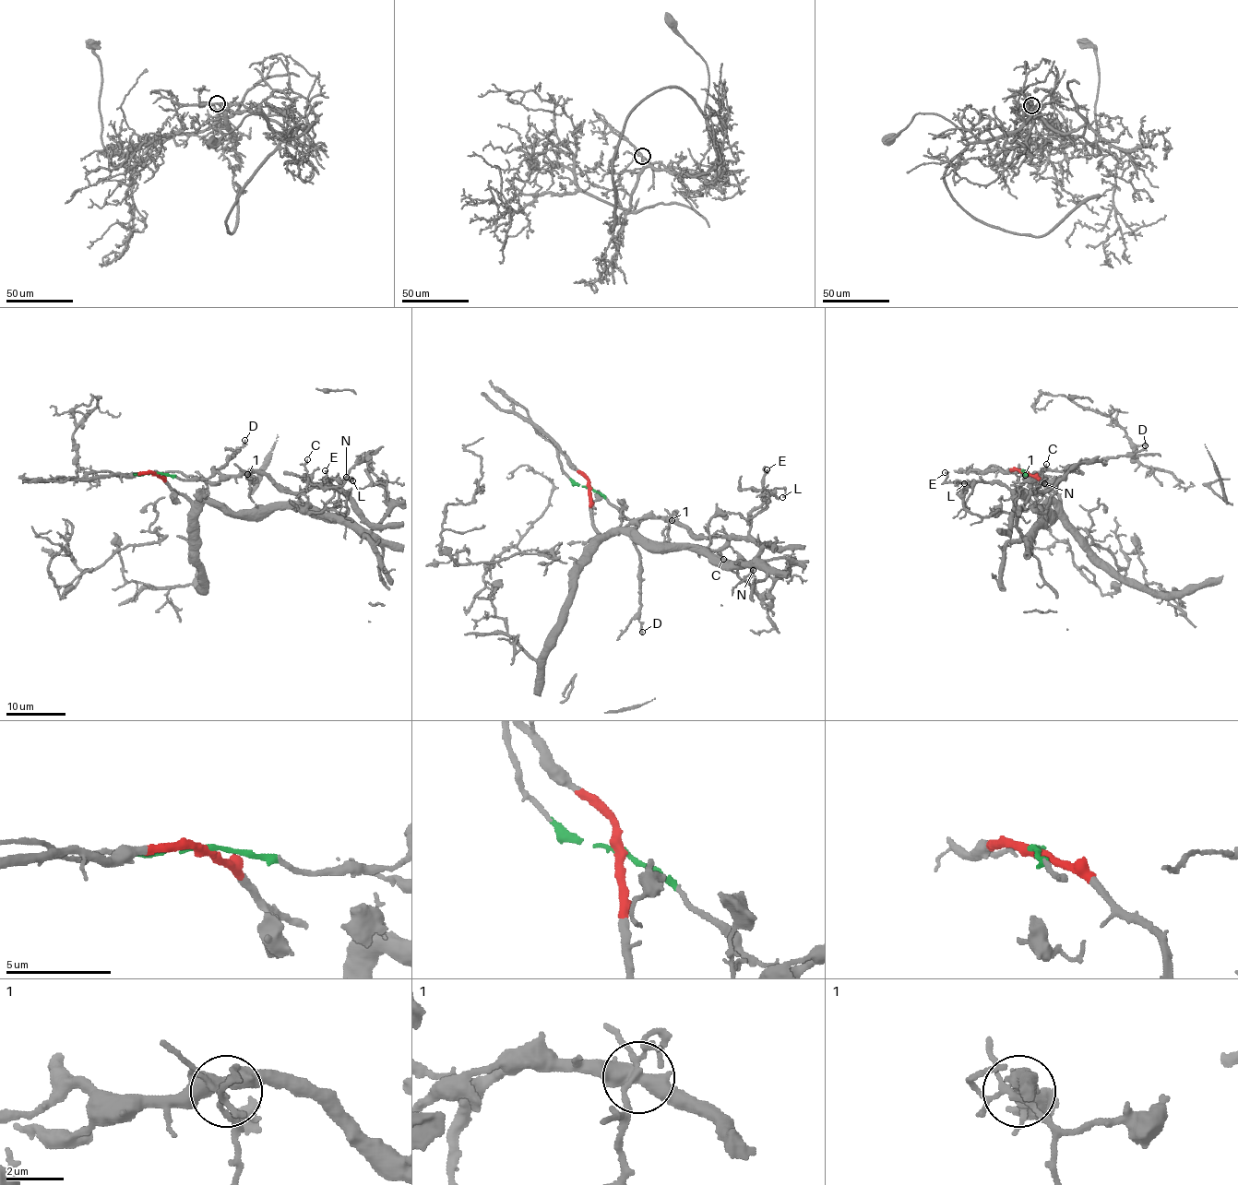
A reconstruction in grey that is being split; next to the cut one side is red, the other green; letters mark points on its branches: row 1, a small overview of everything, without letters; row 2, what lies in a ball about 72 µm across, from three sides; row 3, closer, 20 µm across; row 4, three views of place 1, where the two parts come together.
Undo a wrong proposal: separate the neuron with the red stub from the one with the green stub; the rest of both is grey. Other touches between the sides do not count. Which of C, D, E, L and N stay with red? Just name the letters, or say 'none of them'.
L, N

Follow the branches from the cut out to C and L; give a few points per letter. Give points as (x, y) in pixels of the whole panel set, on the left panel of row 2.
C: (155, 474), (182, 479), (258, 472), (291, 491), (305, 491), (312, 481), (304, 466), (307, 459)
L: (155, 474), (190, 501), (236, 513), (291, 509), (301, 500), (295, 510), (345, 513), (343, 484), (351, 480)

